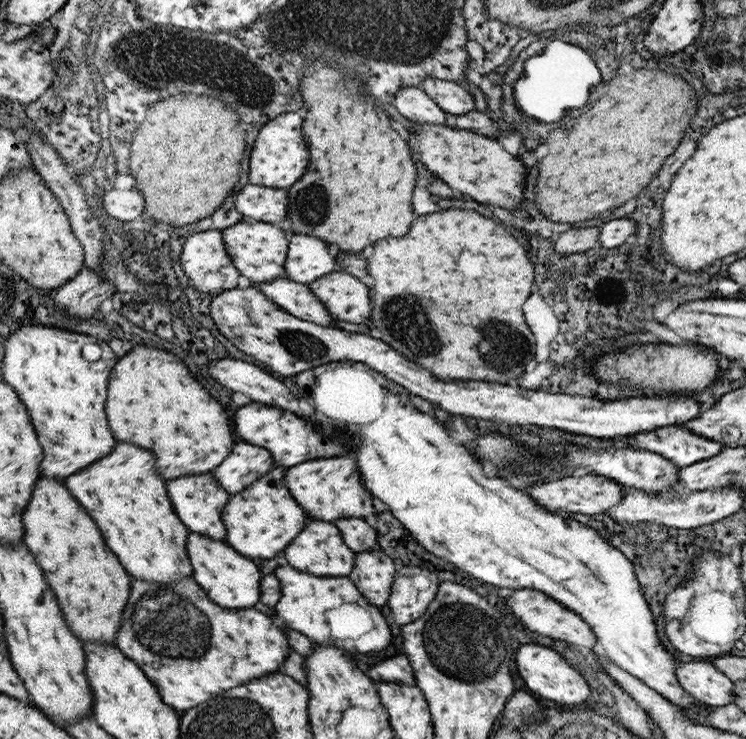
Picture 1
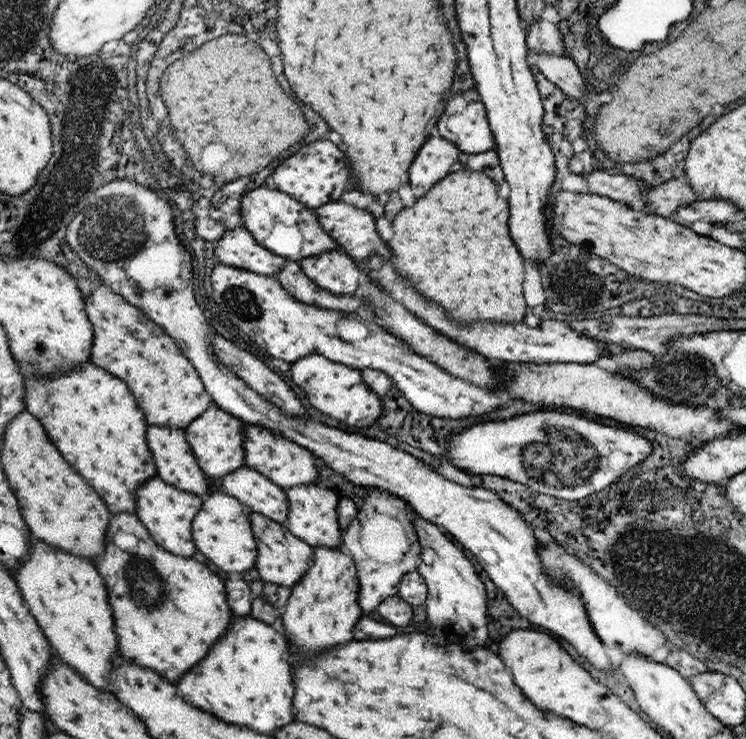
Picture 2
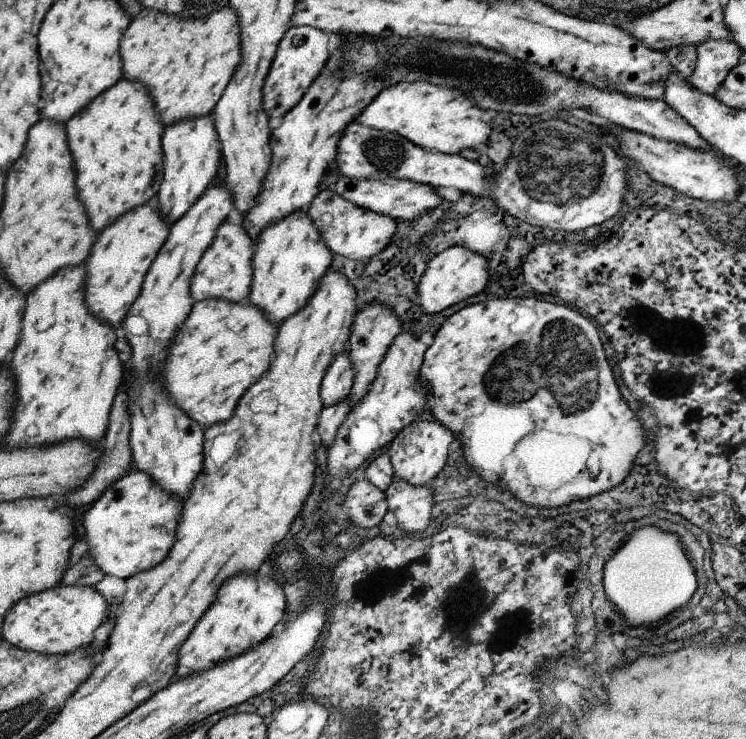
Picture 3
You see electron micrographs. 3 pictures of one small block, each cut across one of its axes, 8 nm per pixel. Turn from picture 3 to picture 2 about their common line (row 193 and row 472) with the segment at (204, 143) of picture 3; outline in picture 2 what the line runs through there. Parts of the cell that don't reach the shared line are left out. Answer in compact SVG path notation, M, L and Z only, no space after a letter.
M149 426L149 450L157 464L157 478L165 480L169 486L183 490L187 494L195 494L199 498L207 496L207 476L201 470L193 448L189 446L183 430L169 430L161 426Z

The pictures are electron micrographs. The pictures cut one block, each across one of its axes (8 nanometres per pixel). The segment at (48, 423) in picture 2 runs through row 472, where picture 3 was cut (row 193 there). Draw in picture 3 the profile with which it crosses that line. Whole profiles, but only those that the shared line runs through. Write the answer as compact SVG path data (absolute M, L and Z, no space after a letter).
M121 78L121 82L117 82L113 90L105 90L105 94L101 94L89 110L81 110L73 122L65 122L65 130L69 130L69 150L73 150L73 162L77 162L77 194L81 194L81 202L85 202L89 218L93 218L93 230L105 228L115 218L121 218L147 202L155 202L163 182L163 128L145 86Z

